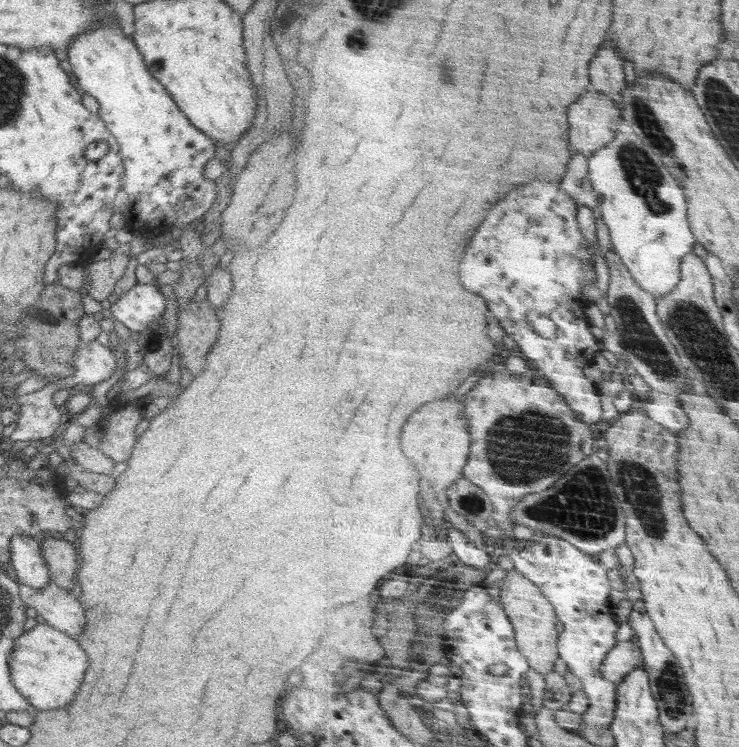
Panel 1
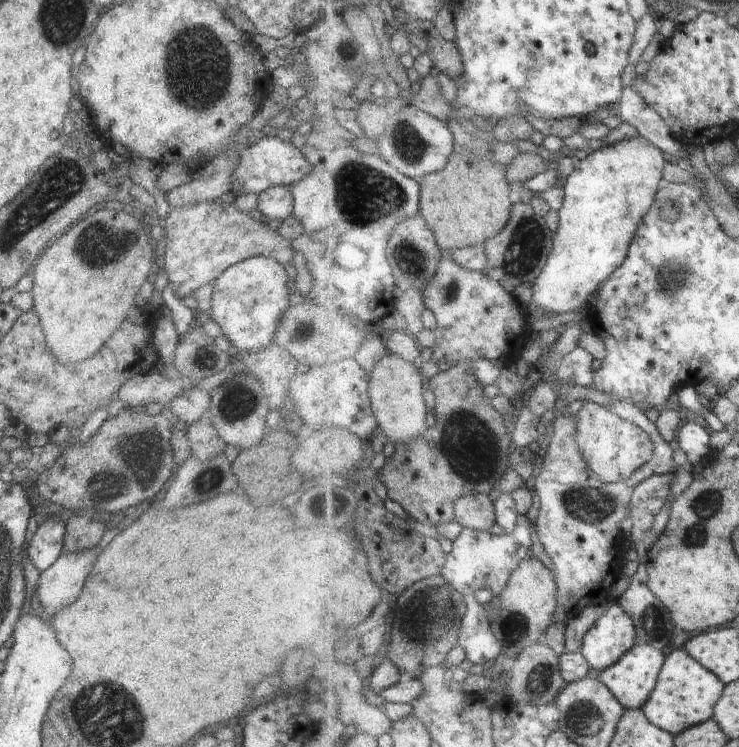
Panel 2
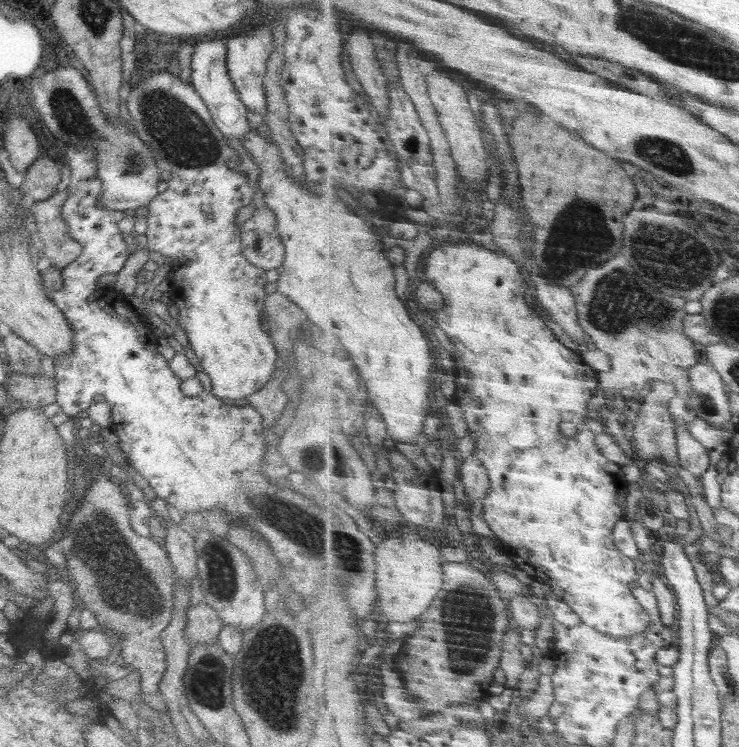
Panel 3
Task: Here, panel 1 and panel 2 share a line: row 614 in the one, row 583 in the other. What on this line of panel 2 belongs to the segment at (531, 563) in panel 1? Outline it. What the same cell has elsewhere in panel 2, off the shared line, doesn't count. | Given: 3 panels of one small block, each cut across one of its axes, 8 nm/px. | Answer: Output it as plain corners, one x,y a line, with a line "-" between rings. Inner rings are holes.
619,399
607,406
651,434
656,446
655,457
632,479
607,483
589,466
585,455
582,456
578,413
564,413
556,418
544,459
544,469
536,478
536,488
541,499
536,527
553,561
552,570
559,584
559,606
563,606
567,614
566,623
596,602
611,601
611,592
618,588
618,580
622,580
622,574
626,572
626,551
620,550
620,524
630,518
635,490
654,475
675,474
679,470
672,444
664,438
657,423
646,416
643,406
628,399

